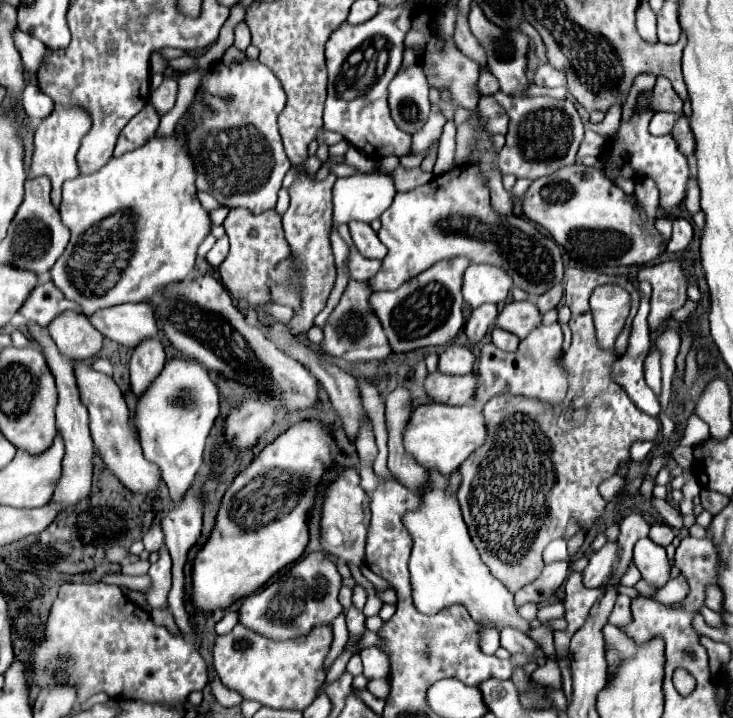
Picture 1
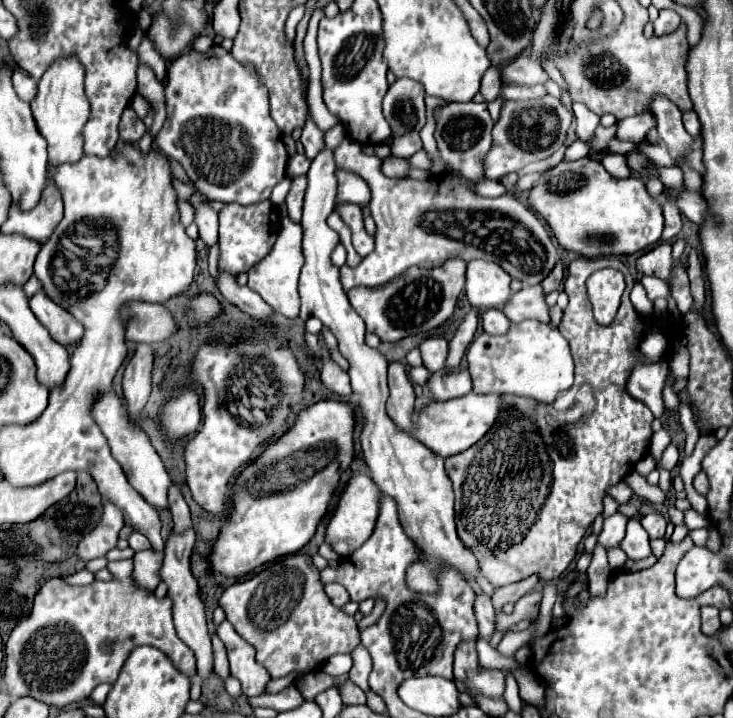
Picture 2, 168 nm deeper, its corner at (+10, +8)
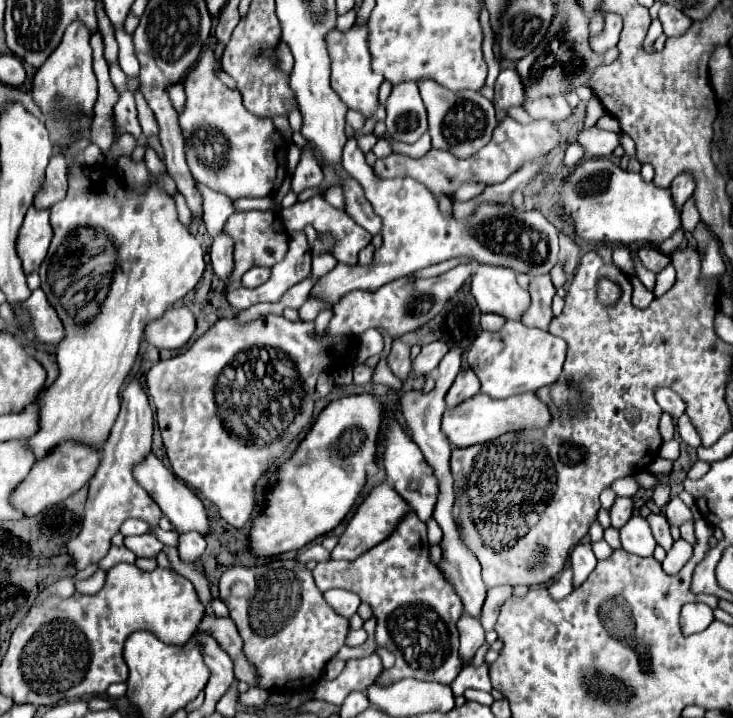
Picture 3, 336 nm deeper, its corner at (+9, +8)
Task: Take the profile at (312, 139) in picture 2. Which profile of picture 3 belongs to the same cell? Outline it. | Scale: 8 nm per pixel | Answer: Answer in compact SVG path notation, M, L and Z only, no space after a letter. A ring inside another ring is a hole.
M303 154L299 166L293 172L293 180L291 180L291 190L295 194L301 194L307 188L315 188L319 186L323 180L323 172L319 168L319 164L311 158L311 154Z

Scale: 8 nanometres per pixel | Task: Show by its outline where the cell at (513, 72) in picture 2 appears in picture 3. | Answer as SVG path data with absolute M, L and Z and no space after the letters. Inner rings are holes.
M503 68L495 82L495 98L493 98L497 120L507 118L507 110L511 106L521 106L523 100L525 100L525 92L519 74L513 68Z

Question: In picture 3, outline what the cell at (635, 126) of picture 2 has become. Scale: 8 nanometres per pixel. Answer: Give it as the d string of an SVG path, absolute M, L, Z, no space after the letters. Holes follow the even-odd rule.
M591 126L577 136L577 144L587 156L609 156L619 146L619 132L607 132Z

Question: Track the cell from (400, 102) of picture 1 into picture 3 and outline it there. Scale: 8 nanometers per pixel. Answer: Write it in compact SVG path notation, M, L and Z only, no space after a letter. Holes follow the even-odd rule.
M401 82L393 86L387 104L387 134L399 142L417 142L427 132L427 112L415 82Z

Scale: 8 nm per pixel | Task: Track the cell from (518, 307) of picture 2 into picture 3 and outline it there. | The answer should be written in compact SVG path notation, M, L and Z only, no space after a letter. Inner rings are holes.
M549 274L533 276L531 282L529 282L529 294L531 294L531 306L523 314L521 322L525 326L531 326L531 328L547 330L549 322L553 318L551 300L555 296L555 288L551 284L551 276Z

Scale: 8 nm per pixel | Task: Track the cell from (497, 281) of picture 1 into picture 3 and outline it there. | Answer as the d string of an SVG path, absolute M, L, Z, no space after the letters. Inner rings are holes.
M481 264L473 274L471 292L481 312L495 312L505 320L521 320L531 304L531 296L523 290L511 268Z

